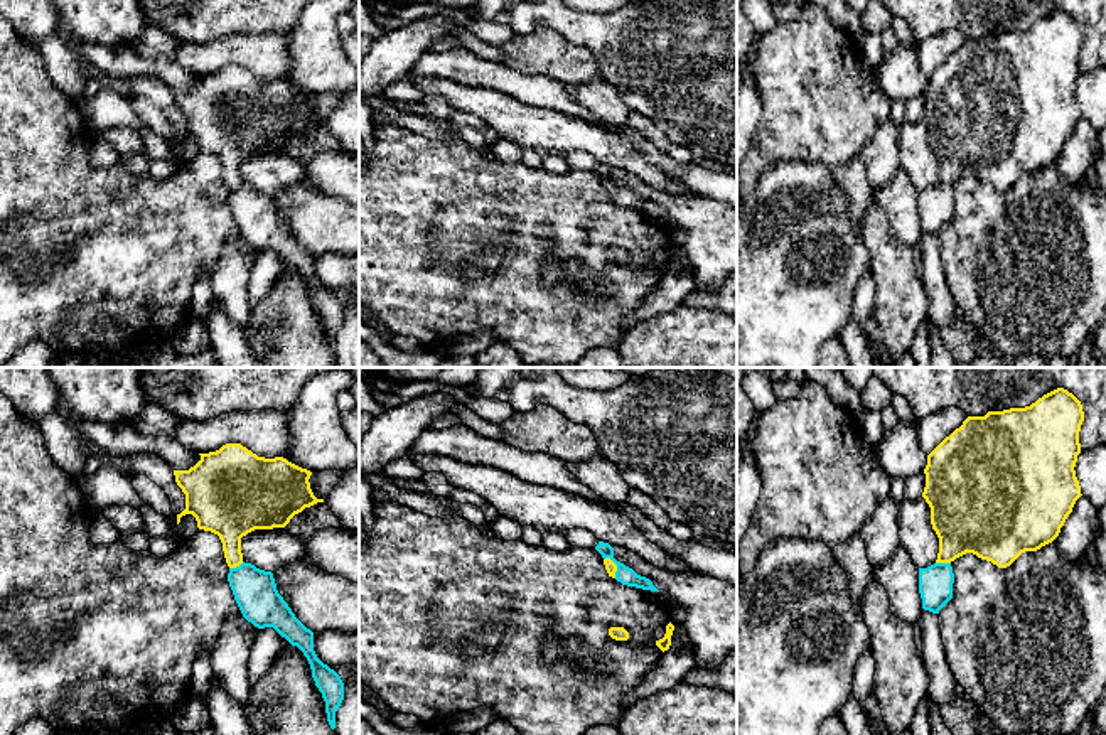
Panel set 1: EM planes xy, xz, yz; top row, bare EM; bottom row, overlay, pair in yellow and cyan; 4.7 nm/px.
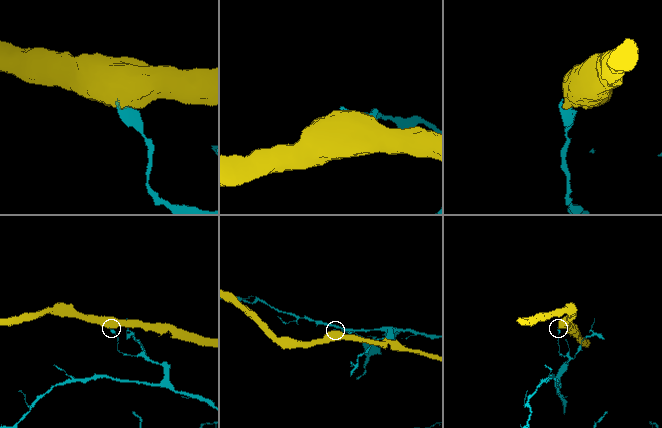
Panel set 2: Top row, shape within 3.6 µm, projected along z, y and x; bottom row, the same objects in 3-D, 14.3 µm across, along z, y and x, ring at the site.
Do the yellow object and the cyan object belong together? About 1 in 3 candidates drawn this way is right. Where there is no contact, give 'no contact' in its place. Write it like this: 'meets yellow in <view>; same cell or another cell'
meets yellow in xz; another cell

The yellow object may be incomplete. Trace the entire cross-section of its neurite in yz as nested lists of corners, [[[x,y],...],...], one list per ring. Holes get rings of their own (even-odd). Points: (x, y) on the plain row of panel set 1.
[[[1057,10],[1025,30],[968,39],[929,78],[922,120],[931,130],[931,147],[939,160],[936,185],[951,185],[973,175],[998,190],[1022,175],[1052,165],[1082,118],[1076,99],[1084,44],[1081,24]]]

